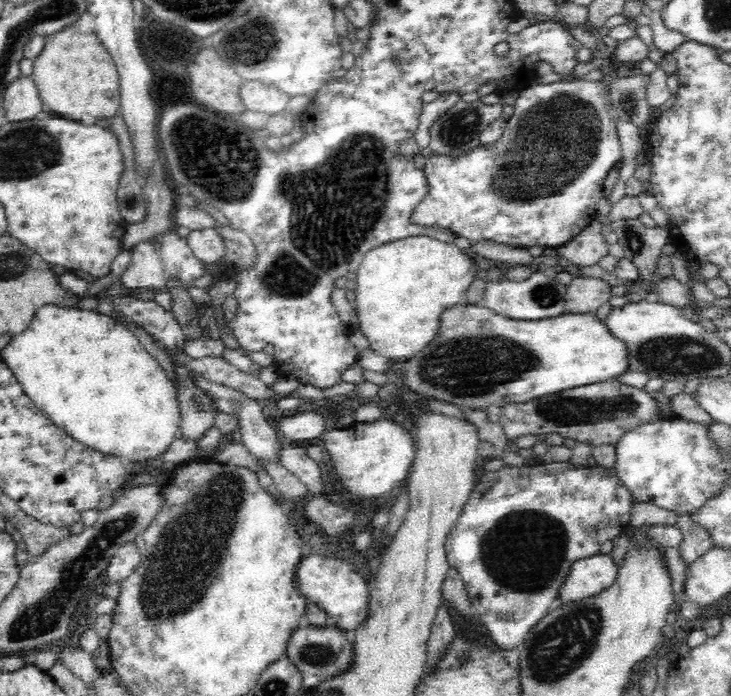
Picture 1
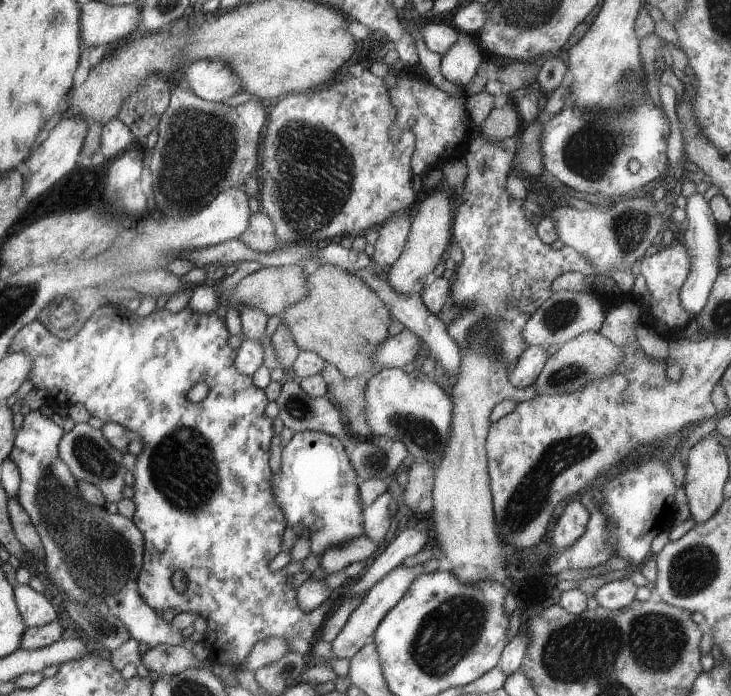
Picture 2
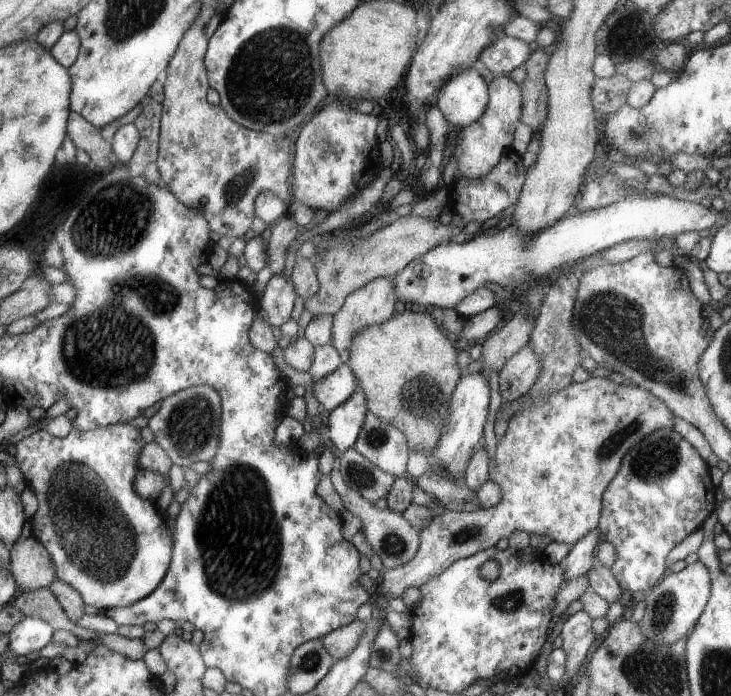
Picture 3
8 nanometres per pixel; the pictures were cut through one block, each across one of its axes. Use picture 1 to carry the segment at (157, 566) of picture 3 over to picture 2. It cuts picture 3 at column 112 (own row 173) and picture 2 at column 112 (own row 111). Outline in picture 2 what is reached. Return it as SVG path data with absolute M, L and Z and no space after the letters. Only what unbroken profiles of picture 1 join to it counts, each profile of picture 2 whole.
M39 409L31 410L24 416L22 426L18 430L17 446L9 457L20 472L21 483L16 498L30 516L43 544L46 558L44 572L50 580L50 585L64 595L67 594L70 600L78 604L104 602L112 614L124 624L130 636L138 642L144 642L150 647L162 644L184 645L184 640L189 634L164 622L140 596L138 578L141 577L145 564L145 534L133 518L124 517L119 513L109 514L105 507L91 505L82 498L78 478L72 474L68 464L58 454L58 442L62 436L64 430L52 418L43 415Z

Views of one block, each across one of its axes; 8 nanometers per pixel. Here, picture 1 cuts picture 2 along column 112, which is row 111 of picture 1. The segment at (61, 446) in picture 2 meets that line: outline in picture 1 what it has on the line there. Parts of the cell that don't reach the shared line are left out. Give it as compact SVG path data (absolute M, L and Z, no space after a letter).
M480 99L474 102L464 102L460 100L448 110L444 112L440 119L431 123L430 135L431 142L429 145L430 150L434 155L450 156L458 158L475 150L480 143L481 133L492 124L498 121L501 116L503 106L497 104L485 104Z

